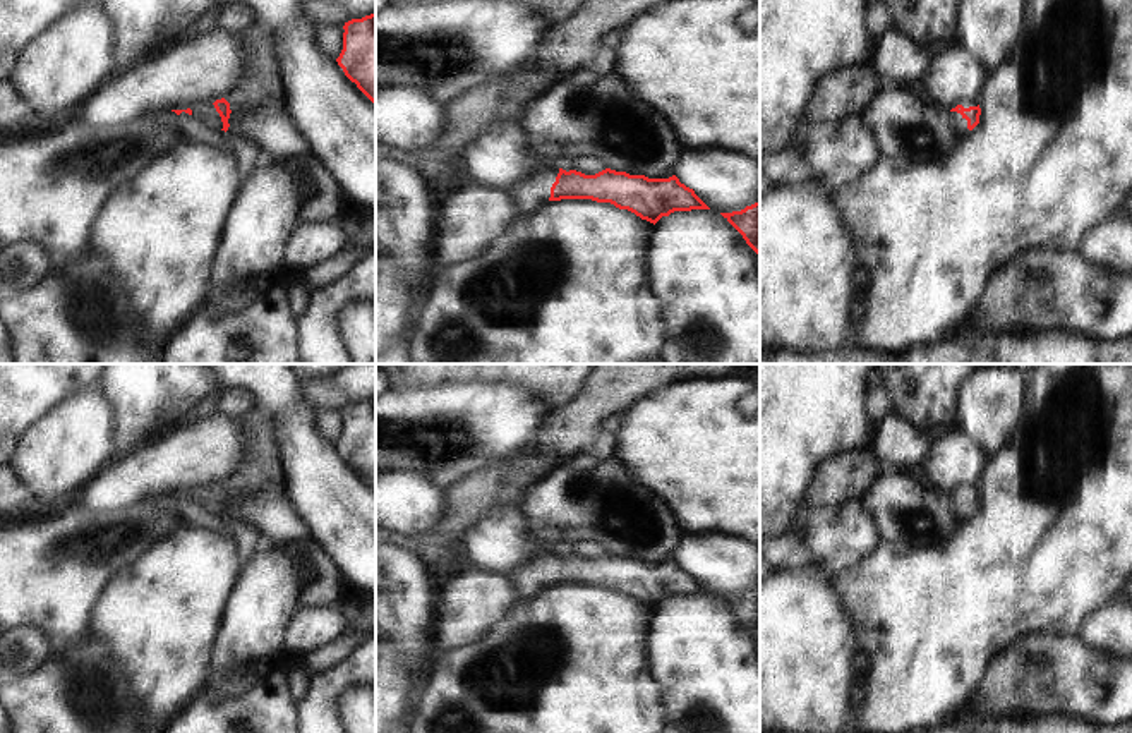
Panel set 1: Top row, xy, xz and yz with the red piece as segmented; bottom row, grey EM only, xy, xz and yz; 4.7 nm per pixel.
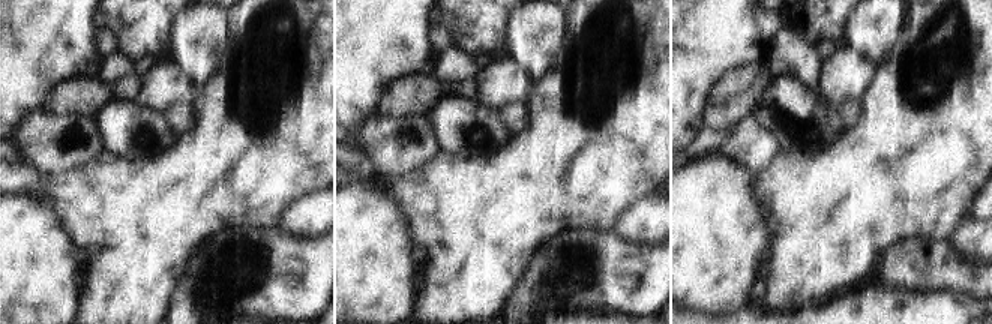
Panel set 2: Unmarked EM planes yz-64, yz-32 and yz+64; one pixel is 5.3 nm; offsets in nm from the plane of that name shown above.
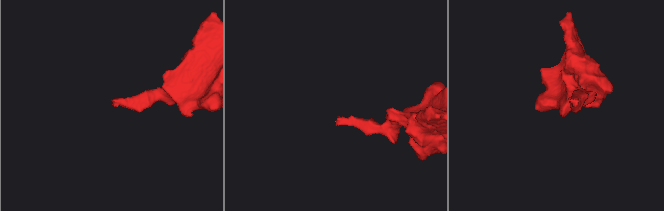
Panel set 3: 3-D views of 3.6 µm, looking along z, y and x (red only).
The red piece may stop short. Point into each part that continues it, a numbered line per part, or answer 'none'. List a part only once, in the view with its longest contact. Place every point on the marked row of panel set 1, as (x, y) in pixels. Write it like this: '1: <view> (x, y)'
1: xz (532, 194)

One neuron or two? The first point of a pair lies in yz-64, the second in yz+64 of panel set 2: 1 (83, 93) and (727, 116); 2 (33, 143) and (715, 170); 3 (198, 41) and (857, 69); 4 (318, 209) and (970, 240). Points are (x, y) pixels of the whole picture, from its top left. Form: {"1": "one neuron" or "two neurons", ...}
{"1": "one neuron", "2": "two neurons", "3": "two neurons", "4": "one neuron"}

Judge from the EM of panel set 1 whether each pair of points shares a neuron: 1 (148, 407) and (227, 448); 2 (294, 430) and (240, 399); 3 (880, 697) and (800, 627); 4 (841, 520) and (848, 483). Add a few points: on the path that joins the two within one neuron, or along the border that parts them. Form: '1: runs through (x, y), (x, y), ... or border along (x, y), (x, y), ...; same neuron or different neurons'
1: border along (182, 423), (143, 443); different neurons
2: border along (223, 388), (251, 388), (261, 405); different neurons
3: border along (846, 622), (853, 646), (861, 660); different neurons
4: border along (805, 498), (827, 505), (860, 503); different neurons

